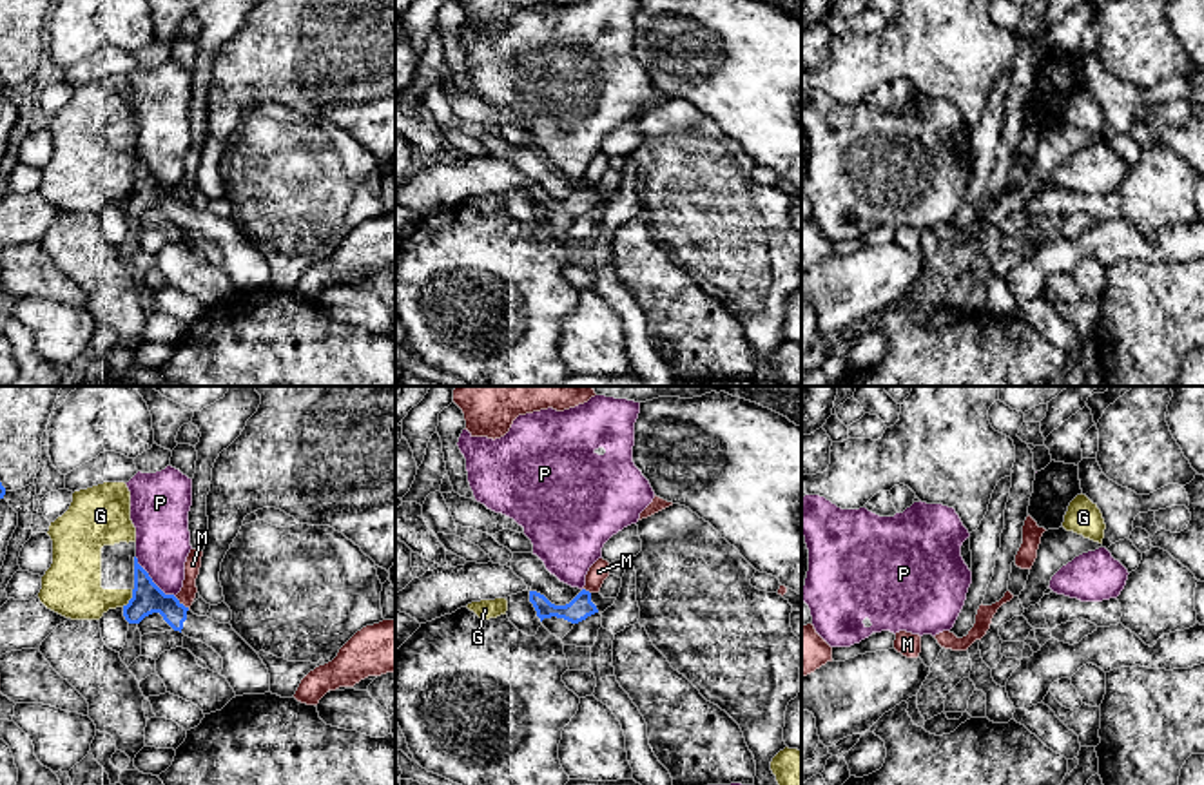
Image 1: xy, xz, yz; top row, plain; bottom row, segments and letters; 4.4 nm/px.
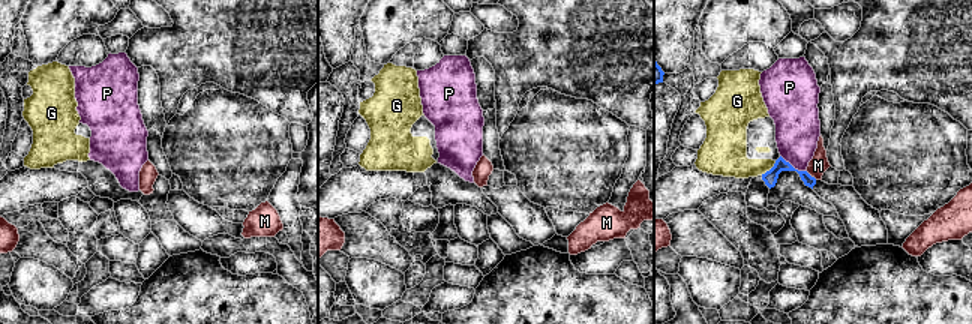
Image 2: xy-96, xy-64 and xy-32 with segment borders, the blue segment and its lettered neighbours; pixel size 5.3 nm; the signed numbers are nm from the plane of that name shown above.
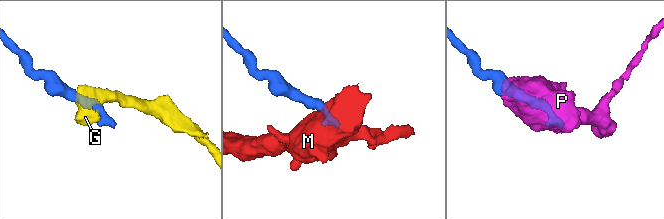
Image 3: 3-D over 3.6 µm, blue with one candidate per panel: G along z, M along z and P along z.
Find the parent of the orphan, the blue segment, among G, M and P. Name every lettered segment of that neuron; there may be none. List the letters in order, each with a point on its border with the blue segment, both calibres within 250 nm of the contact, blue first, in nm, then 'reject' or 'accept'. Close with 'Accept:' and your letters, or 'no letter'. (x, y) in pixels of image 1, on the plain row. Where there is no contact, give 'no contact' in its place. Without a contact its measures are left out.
G: xy (131, 193) | 140/240 nm | reject
M: xy (182, 198) | 140/70 nm | reject
P: xy (151, 174) | 140/240 nm | reject
Accept: no letter

